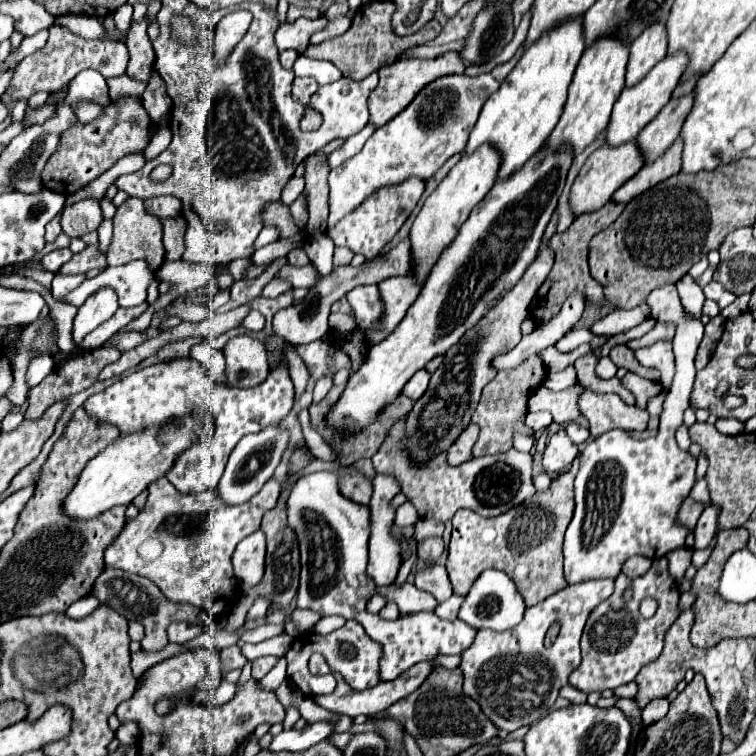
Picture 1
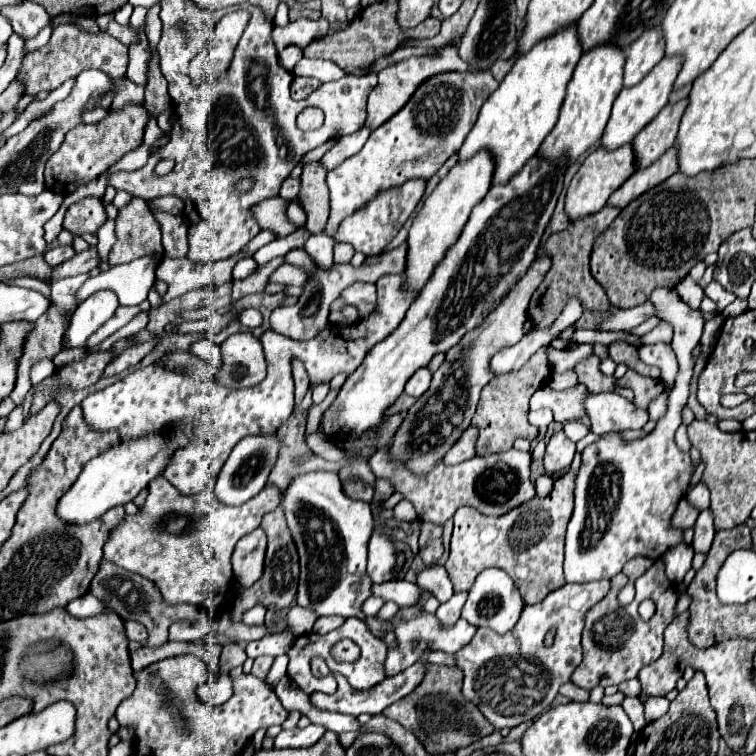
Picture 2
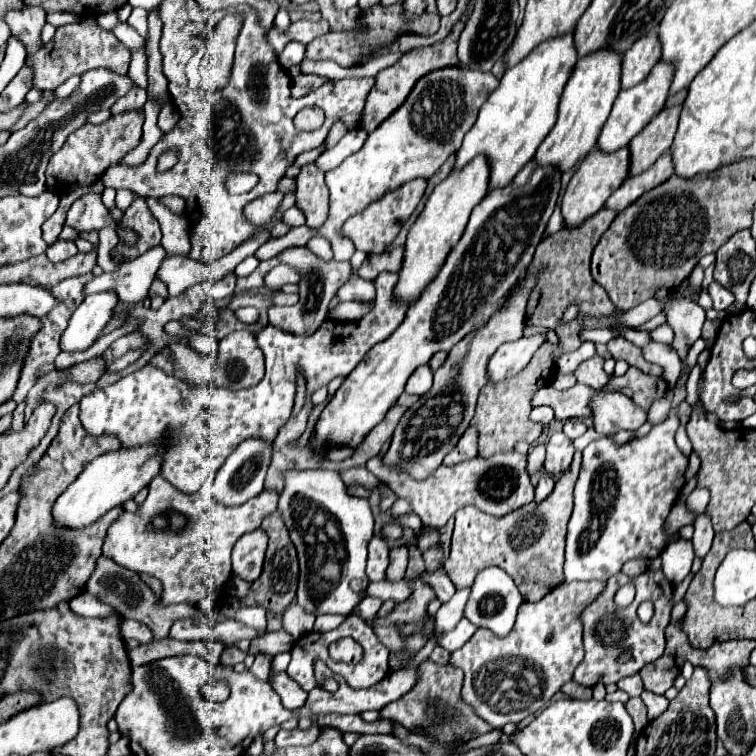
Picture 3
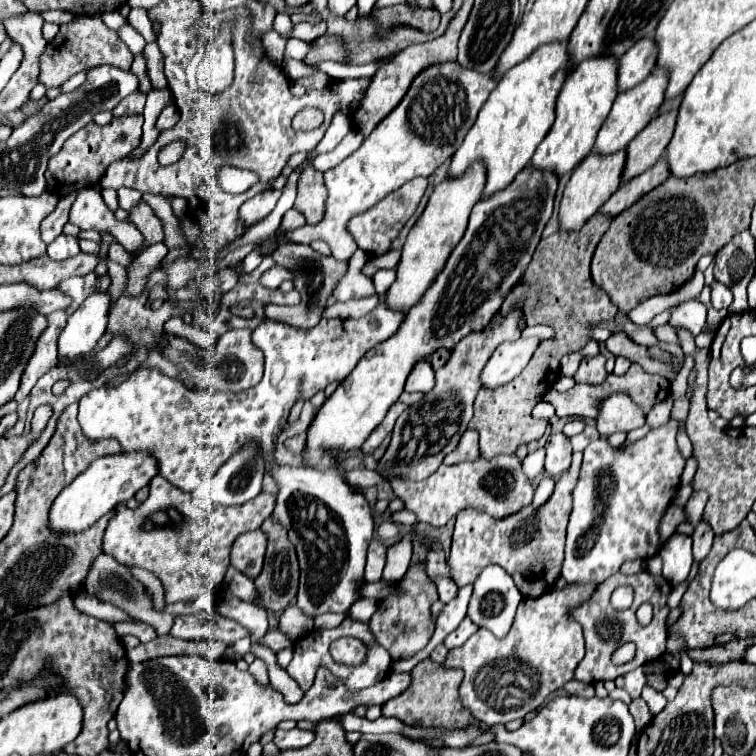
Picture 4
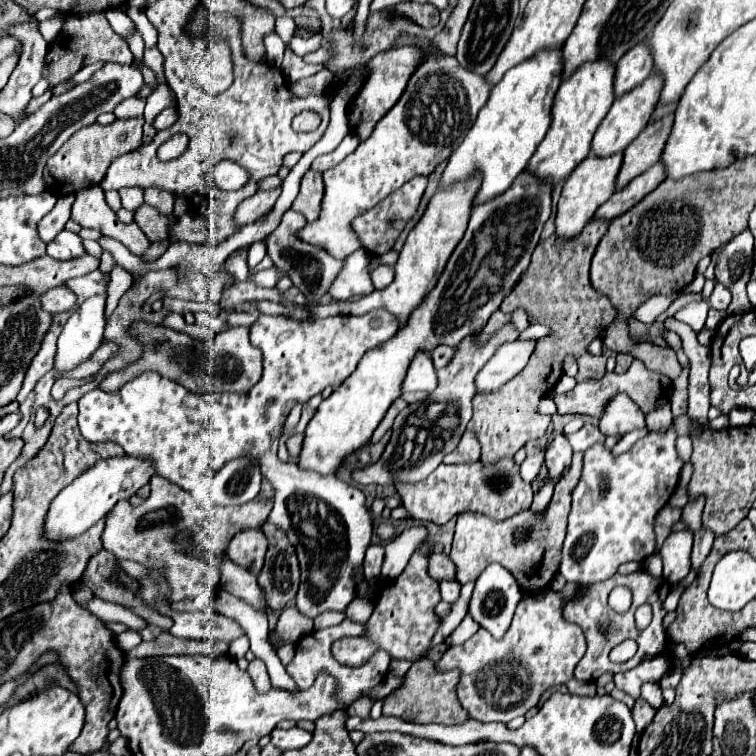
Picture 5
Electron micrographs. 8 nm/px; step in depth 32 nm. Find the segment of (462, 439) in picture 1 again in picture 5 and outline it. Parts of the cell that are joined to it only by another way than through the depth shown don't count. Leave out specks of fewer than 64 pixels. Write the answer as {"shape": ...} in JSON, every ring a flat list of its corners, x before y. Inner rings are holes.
{"shape":[[466,430,458,448,444,456,444,464,462,464,462,462,476,462,480,458,480,444,478,444,478,438,474,432]]}

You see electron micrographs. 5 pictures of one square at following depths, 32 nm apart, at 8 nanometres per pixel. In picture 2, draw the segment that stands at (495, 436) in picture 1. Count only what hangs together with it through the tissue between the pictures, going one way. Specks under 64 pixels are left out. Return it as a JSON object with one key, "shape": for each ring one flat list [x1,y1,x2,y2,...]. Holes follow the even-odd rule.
{"shape":[[546,348,538,354,534,354,528,364,524,364,520,370,496,376,492,382,488,382,482,390,476,414,472,418,472,424,478,426,480,438,476,442,476,456,488,456,496,452,506,452,512,448,516,436,524,436,534,440,538,436,538,428,528,424,528,400,530,396,544,386,550,378,550,364,546,360]]}

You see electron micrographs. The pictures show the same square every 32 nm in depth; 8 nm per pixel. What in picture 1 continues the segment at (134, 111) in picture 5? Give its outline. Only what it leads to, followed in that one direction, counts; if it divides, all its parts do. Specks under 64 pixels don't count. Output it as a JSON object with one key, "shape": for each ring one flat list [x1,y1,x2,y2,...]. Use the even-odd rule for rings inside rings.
{"shape":[[122,74,120,78,108,80,108,88,110,88,110,92,118,94,118,98,120,96,136,96,136,98,140,98,144,88,146,88,146,82,140,82,140,80,130,78,128,74]]}

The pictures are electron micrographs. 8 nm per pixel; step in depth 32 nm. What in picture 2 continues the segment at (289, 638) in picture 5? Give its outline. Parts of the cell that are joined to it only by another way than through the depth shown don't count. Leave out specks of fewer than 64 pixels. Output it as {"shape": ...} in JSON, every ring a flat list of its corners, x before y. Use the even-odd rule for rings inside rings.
{"shape":[[295,605,290,608,286,616,286,629,294,636,302,636,302,634,312,630,316,620,318,620,316,612,310,612,308,608,300,608,300,606]]}

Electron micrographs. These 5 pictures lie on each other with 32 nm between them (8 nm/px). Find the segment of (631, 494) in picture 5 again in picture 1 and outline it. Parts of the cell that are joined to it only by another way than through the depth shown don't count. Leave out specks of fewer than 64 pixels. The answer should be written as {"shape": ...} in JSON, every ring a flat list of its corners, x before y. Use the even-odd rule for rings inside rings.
{"shape":[[660,288,652,290,646,298,648,308,652,310,652,316,660,322,676,322,676,336,674,336,674,356,676,356,676,376,670,386,670,392,664,400,662,416,660,416,660,428,656,438,635,440,630,438,624,430,610,430,598,438,594,438,580,454,580,470,576,476,576,510,574,518,568,526,564,536,564,575,568,584,600,578,600,576,612,576,616,578,620,574,622,564,630,556,646,556,646,558,662,558,668,552,682,548,686,536,692,532,686,526,678,524,678,510,682,502,688,498,690,490,696,484,696,458,692,458,690,452,684,452,678,448,674,440,674,428,682,424,684,410,688,408,688,396,692,392,694,384,694,356,700,346,704,326,700,320,692,320,686,316,680,300,676,294,668,294,660,298]]}

